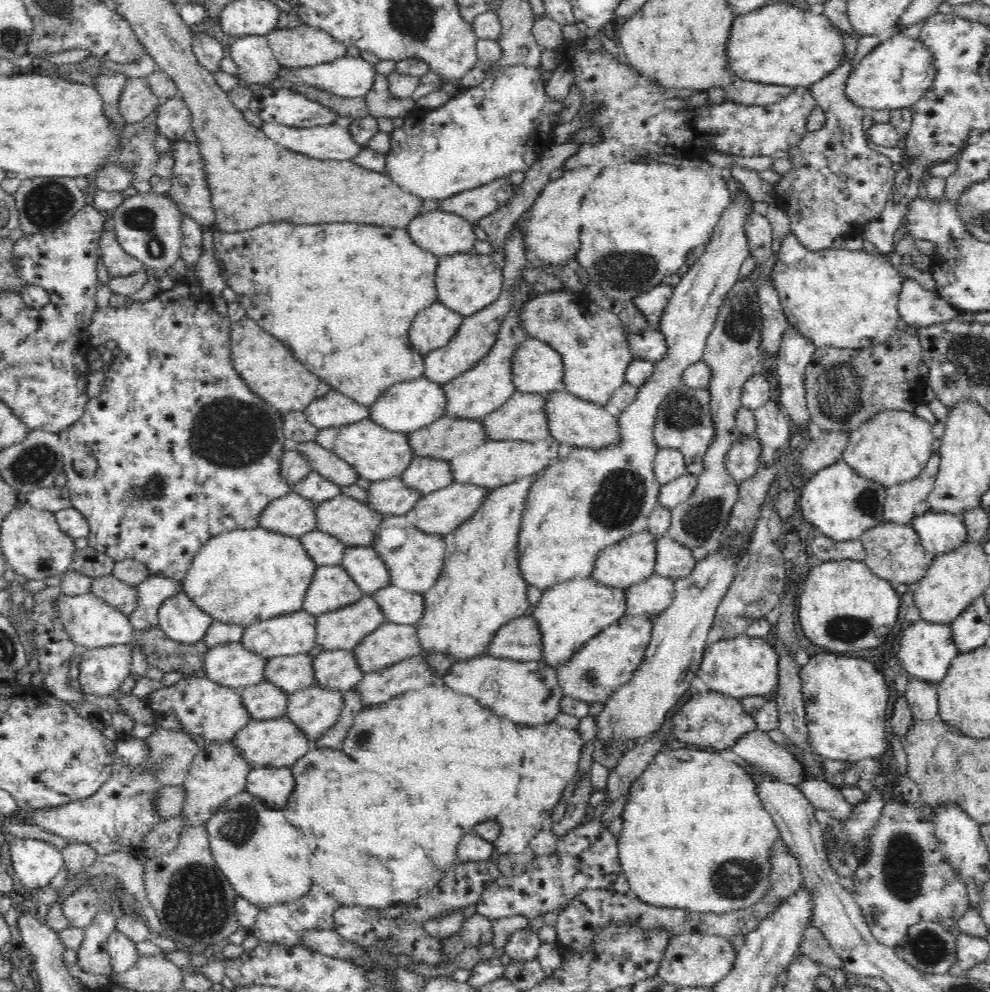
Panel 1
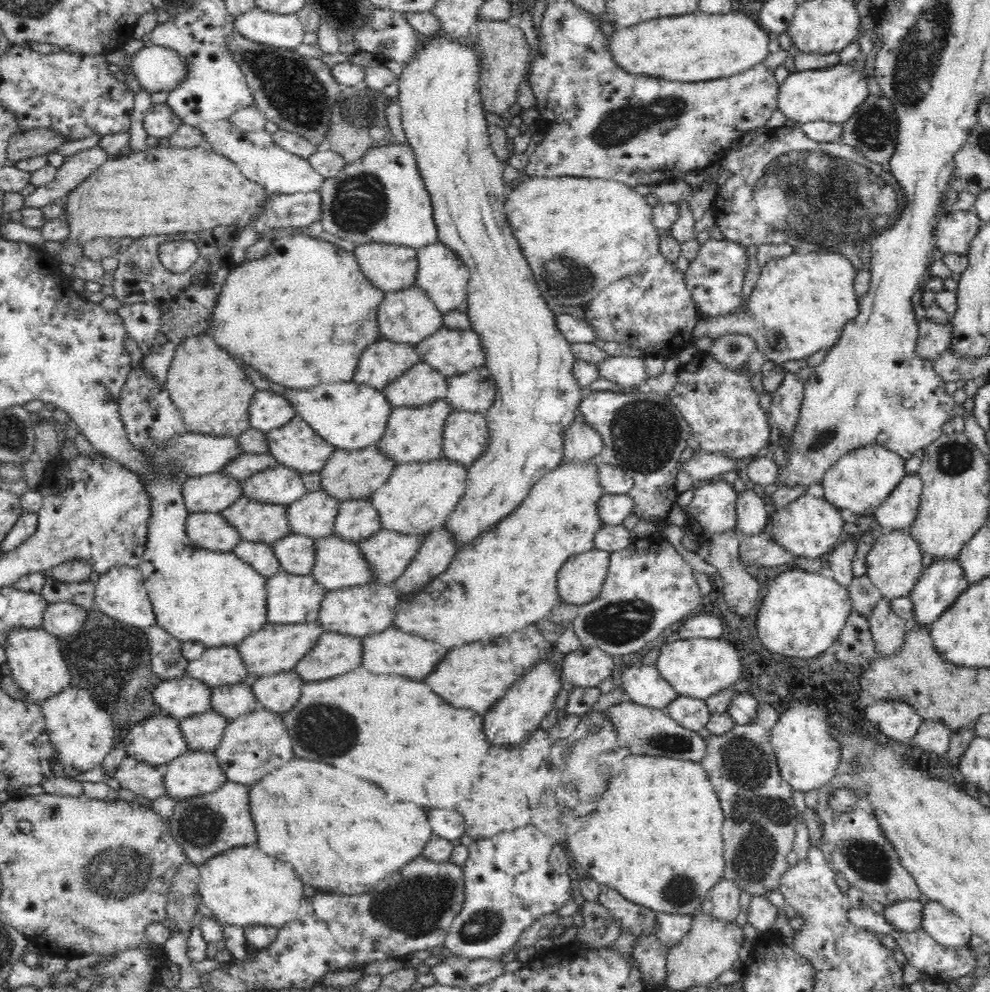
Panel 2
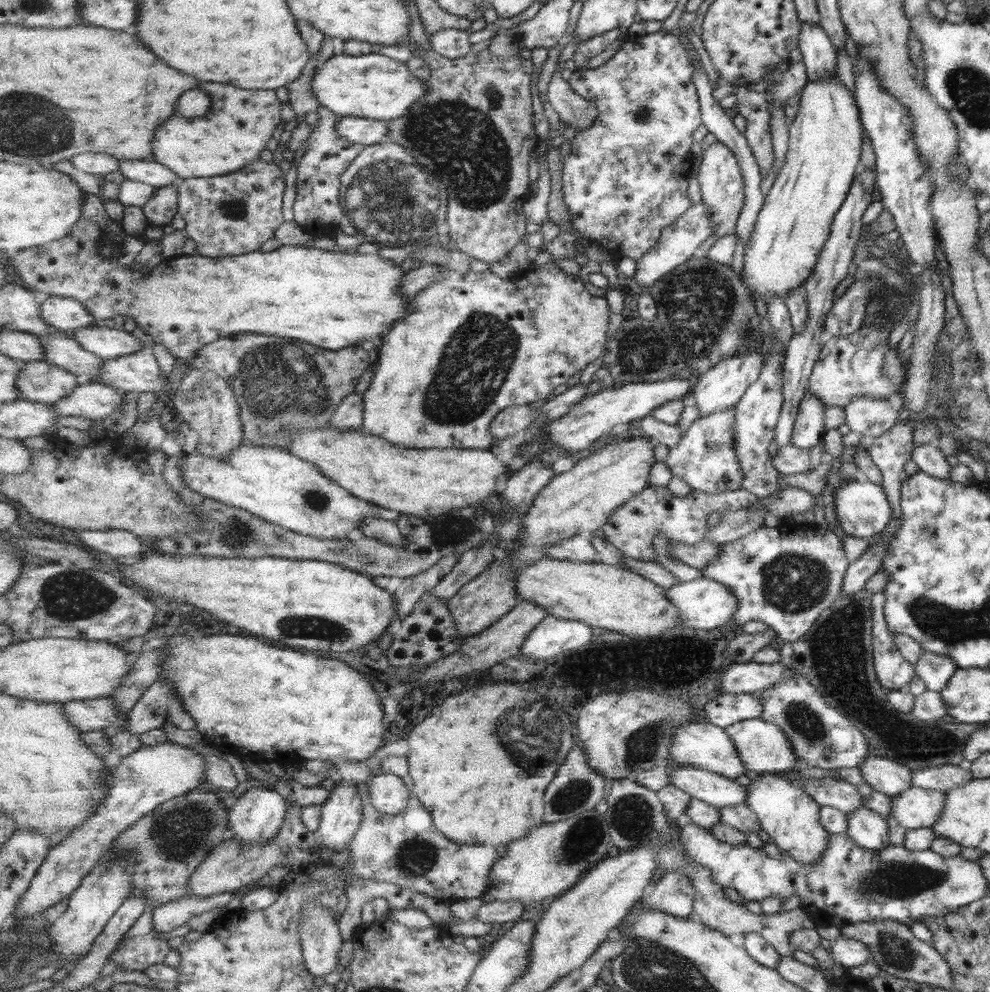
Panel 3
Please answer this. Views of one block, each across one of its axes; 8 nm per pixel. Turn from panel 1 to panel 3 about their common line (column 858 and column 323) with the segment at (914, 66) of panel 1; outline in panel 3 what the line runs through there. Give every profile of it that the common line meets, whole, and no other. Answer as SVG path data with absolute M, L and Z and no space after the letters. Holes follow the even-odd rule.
M339 52L316 70L312 87L321 106L330 108L341 117L390 121L405 116L412 104L428 93L426 84L413 76L405 63L389 56L379 53L351 56Z

